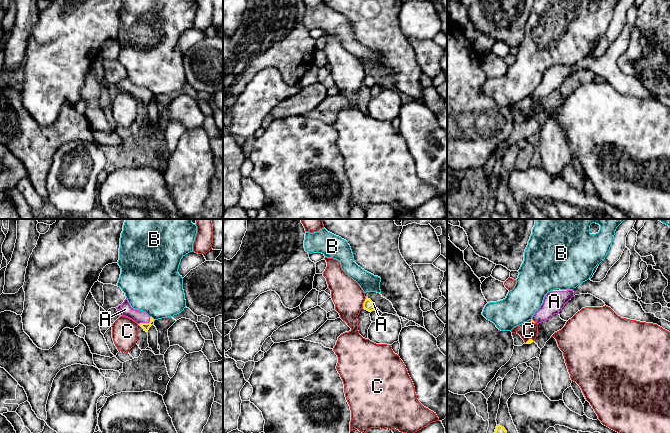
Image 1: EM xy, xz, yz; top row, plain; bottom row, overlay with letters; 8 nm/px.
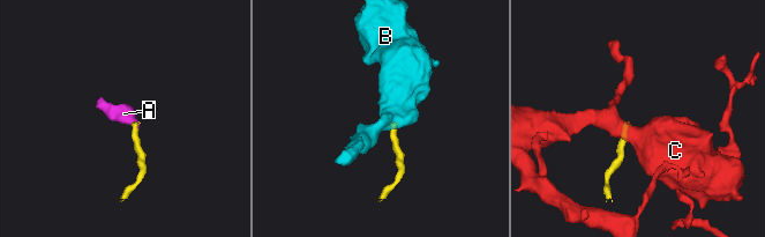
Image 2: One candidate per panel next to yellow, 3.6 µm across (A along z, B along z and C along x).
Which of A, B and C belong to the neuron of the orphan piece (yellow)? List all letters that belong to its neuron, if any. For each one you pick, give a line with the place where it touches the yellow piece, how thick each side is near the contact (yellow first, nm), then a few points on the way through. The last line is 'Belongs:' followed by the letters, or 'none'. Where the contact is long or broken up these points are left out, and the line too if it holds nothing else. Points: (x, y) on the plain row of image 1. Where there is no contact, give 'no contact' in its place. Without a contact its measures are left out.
A: xy (146, 99) | 60/110 nm | across xy (145, 102), (146, 99), (140, 93), (125, 85)
Belongs: A

